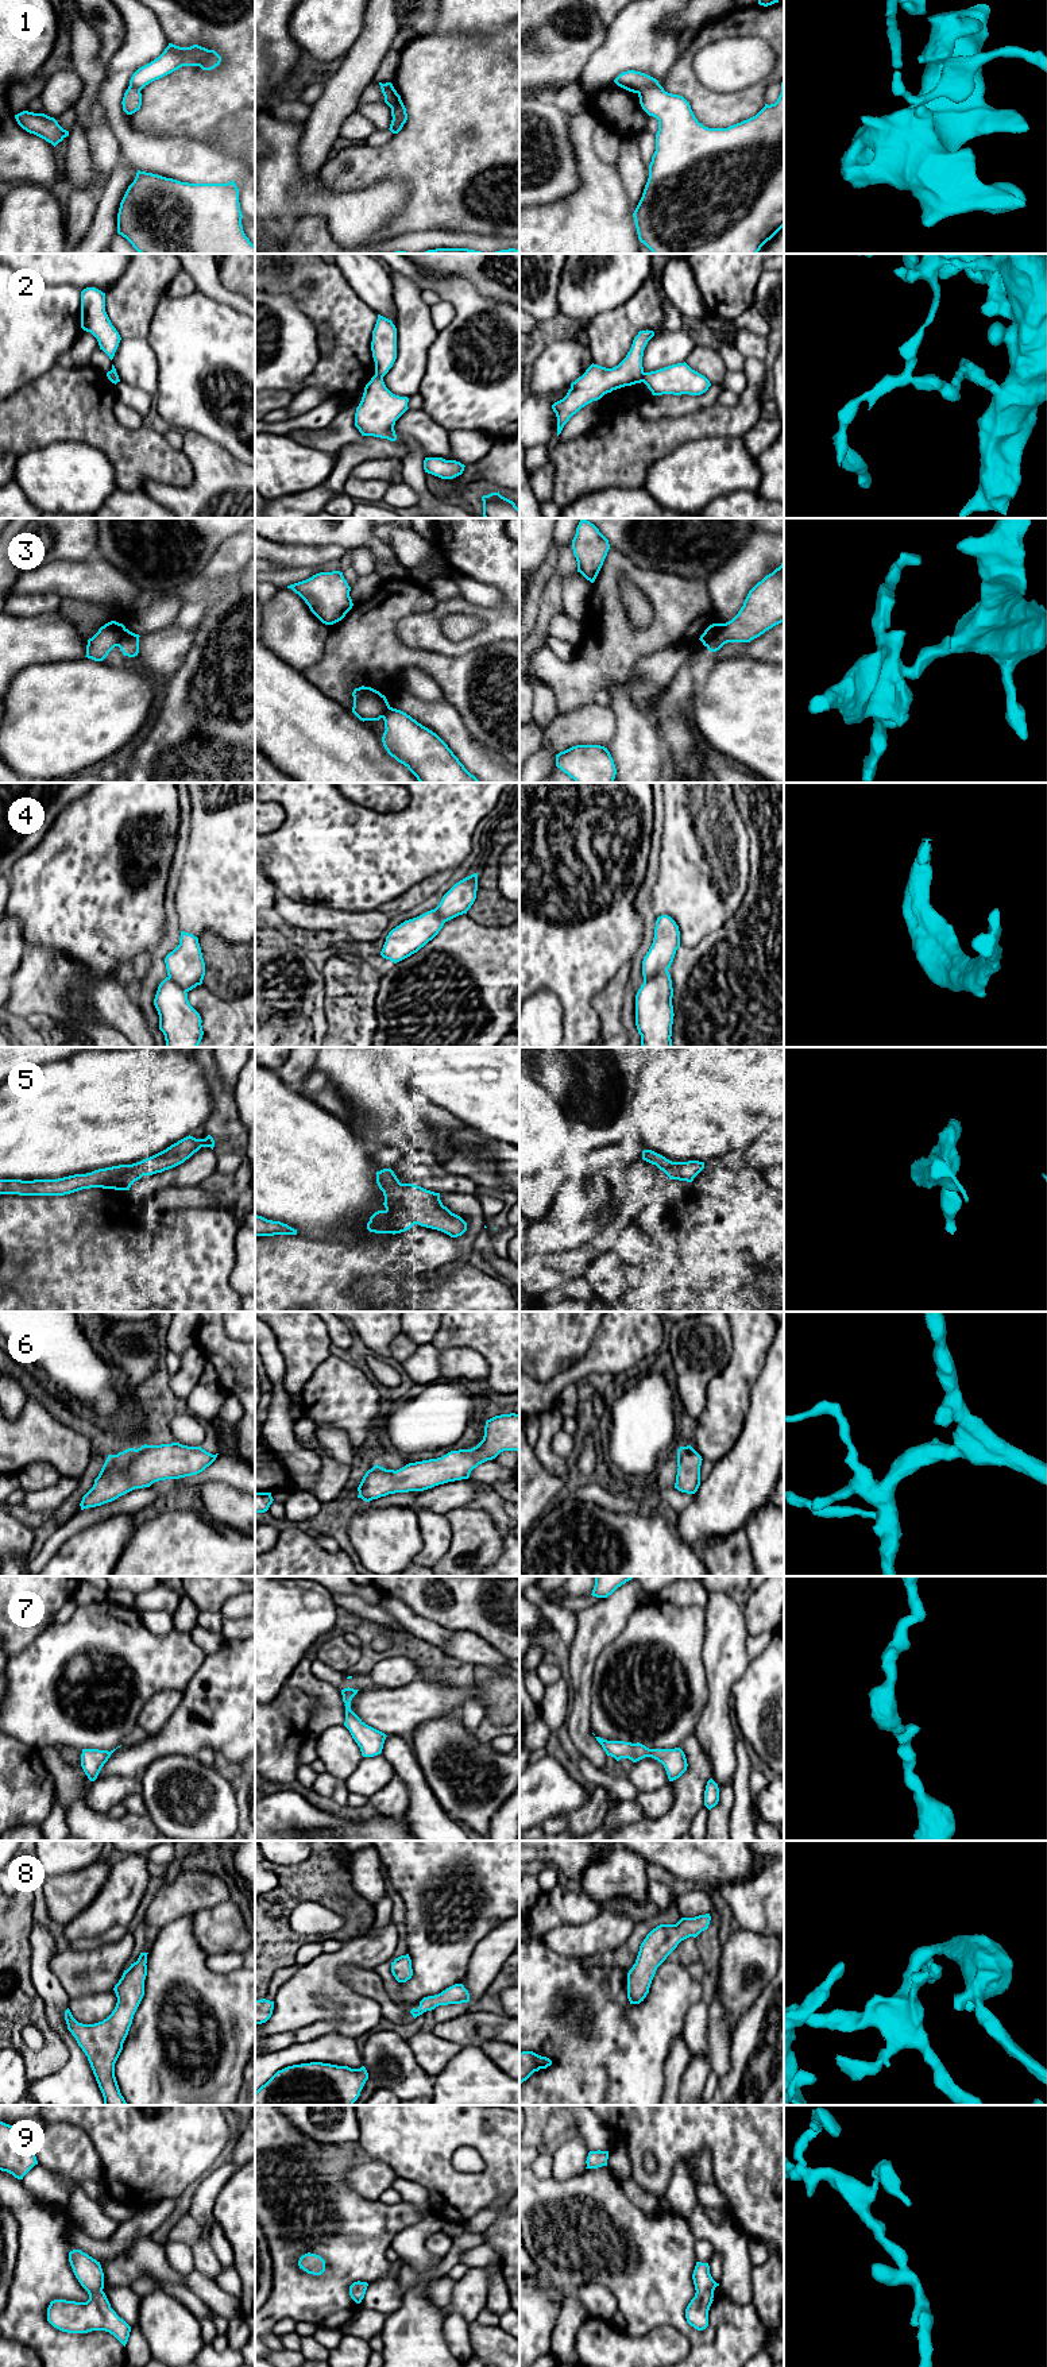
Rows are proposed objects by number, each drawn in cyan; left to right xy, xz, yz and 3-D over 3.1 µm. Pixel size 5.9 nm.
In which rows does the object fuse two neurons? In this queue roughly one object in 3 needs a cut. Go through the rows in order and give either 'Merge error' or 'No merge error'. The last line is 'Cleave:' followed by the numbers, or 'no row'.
1: Merge error
2: Merge error
3: Merge error
4: No merge error
5: No merge error
6: No merge error
7: No merge error
8: No merge error
9: No merge error
Cleave: 1, 2, 3

